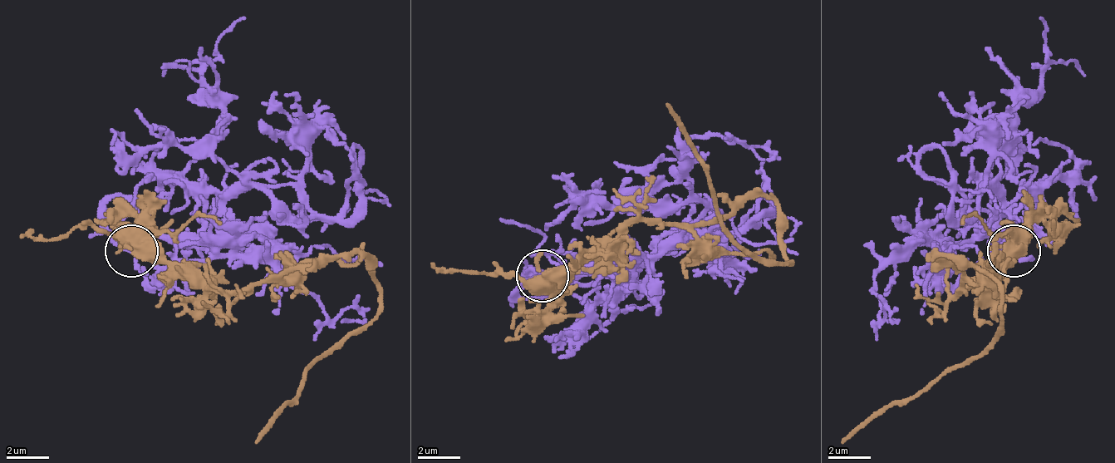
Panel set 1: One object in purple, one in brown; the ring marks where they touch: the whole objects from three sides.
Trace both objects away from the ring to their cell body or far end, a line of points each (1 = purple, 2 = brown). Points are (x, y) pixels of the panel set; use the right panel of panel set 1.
1: (1015, 252), (1036, 199), (1004, 236), (941, 252), (909, 241), (872, 278), (877, 315), (899, 310)
2: (1015, 252), (957, 288), (989, 257), (983, 268), (999, 288), (999, 331), (973, 357), (867, 416), (841, 442)

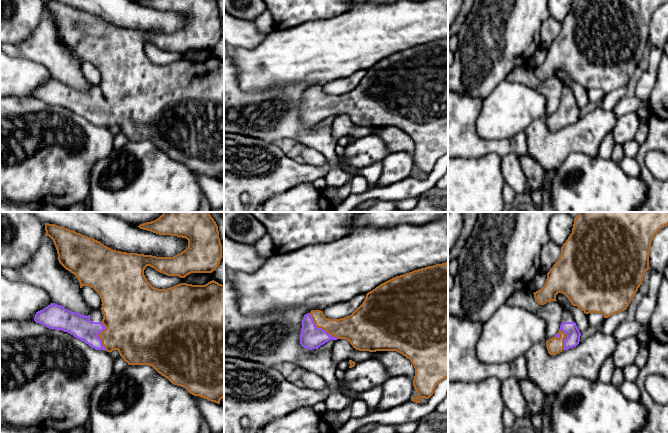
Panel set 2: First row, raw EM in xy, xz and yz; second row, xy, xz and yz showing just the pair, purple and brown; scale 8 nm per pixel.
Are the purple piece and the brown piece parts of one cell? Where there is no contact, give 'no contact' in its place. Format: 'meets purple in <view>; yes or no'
meets purple in xz; yes

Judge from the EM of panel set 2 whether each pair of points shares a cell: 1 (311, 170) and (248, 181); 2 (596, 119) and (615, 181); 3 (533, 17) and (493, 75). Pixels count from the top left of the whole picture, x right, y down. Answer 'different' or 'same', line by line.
1: same
2: different
3: same

